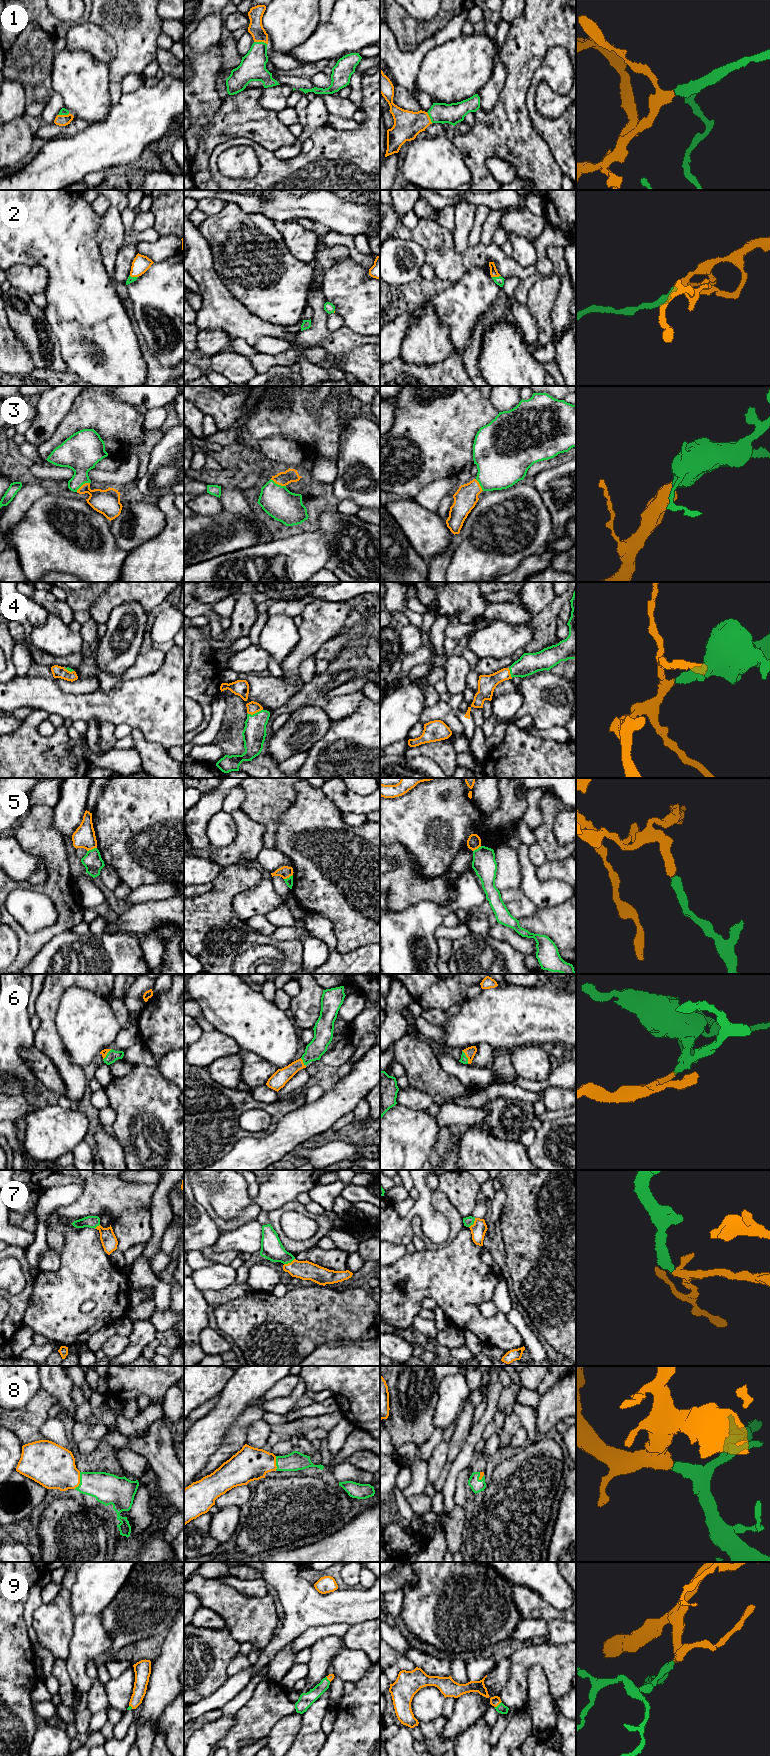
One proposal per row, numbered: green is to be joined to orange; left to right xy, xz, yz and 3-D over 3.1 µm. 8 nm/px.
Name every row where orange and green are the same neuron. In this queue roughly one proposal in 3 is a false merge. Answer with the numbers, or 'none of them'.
1, 2, 3, 4, 6, 7, 8, 9

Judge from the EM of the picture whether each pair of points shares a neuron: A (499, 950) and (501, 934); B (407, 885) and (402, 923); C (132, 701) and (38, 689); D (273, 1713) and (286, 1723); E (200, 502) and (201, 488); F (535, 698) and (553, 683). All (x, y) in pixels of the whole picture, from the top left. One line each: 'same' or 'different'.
A: different
B: different
C: same
D: different
E: different
F: same

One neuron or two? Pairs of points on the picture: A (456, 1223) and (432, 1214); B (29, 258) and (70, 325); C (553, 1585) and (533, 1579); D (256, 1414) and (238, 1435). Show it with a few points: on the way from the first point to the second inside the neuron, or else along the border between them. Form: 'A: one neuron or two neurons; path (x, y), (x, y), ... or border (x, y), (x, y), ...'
A: two neurons; border (431, 1203), (449, 1223), (449, 1236), (443, 1243)
B: one neuron; path (49, 265), (70, 286), (70, 305)
C: one neuron; path (548, 1583), (544, 1579), (538, 1579)
D: one neuron; path (250, 1417), (238, 1429)

